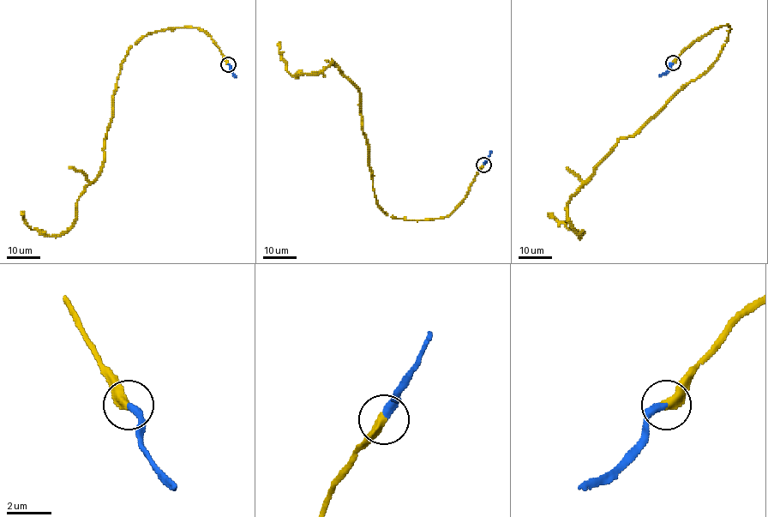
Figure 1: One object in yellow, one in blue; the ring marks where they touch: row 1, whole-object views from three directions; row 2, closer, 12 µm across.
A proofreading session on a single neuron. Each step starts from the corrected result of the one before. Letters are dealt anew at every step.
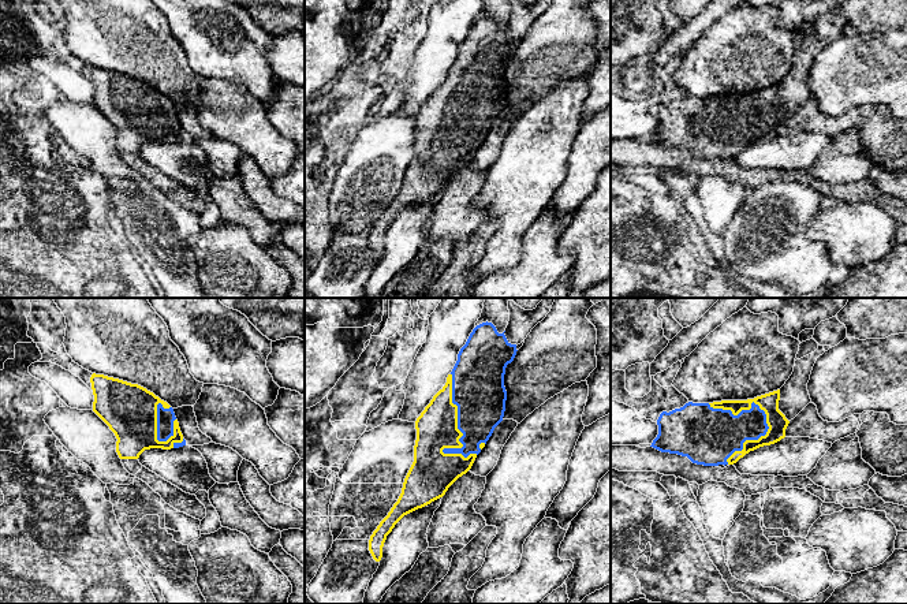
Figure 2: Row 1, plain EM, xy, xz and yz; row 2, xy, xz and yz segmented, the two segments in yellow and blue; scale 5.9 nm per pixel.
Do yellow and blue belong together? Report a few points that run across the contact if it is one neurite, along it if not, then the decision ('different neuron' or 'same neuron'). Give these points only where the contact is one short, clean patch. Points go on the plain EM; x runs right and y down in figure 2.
same neuron

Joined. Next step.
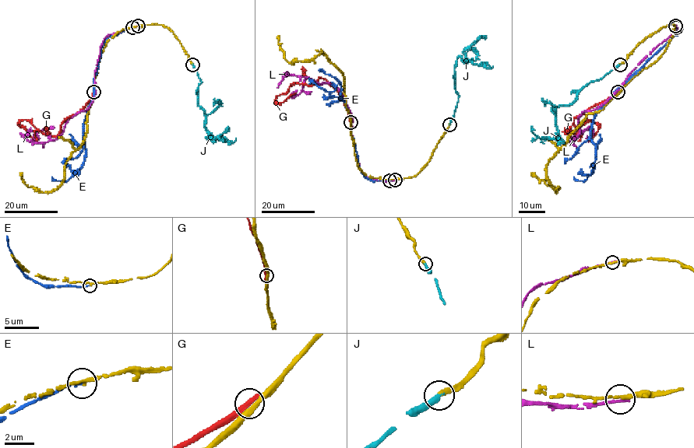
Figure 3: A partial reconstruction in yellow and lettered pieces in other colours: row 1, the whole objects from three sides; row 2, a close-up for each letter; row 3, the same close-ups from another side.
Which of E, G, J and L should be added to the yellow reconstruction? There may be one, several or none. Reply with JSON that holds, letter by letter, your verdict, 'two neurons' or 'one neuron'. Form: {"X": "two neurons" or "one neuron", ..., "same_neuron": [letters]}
{"E": "two neurons", "G": "two neurons", "J": "one neuron", "L": "two neurons", "same_neuron": ["J"]}

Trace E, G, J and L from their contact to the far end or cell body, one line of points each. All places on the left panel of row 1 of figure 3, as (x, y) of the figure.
E: (132, 27), (112, 35), (101, 47), (94, 78), (94, 96), (82, 126), (83, 164), (65, 181), (51, 177)
G: (93, 92), (89, 100), (62, 122), (56, 135), (44, 134), (28, 120), (18, 123), (30, 136), (38, 140)
J: (193, 64), (201, 81), (198, 85), (198, 106), (206, 115), (207, 138), (216, 138), (227, 126)
L: (137, 26), (103, 41), (94, 98), (86, 110), (72, 117), (53, 140), (44, 129), (34, 135), (40, 138)

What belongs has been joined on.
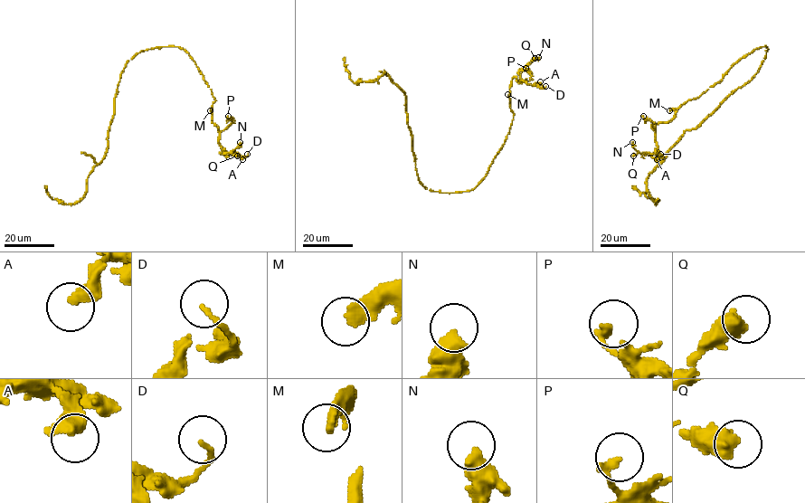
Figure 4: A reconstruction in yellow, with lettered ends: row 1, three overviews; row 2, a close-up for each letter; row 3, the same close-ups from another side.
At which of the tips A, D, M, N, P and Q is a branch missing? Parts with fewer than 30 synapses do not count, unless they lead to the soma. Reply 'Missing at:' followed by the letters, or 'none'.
Missing at: none

